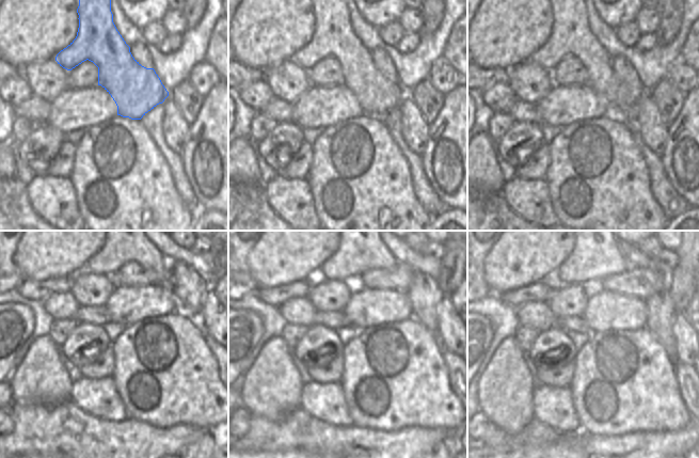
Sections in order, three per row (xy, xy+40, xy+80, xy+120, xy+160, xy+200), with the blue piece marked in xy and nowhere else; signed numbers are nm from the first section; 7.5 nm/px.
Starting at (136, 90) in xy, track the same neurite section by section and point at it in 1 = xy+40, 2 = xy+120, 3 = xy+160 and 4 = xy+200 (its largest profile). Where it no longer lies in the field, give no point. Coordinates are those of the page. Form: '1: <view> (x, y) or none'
1: xy+40 (334, 37)
2: xy+120 (104, 252)
3: xy+160 (344, 255)
4: xy+200 (583, 255)

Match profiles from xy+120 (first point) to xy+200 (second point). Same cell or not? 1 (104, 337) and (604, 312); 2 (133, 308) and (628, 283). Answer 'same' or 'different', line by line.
1: same
2: different

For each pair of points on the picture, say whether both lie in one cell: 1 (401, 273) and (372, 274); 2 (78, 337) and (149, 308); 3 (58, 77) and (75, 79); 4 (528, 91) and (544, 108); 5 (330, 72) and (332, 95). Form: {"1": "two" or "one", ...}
{"1": "one", "2": "two", "3": "two", "4": "two", "5": "two"}

